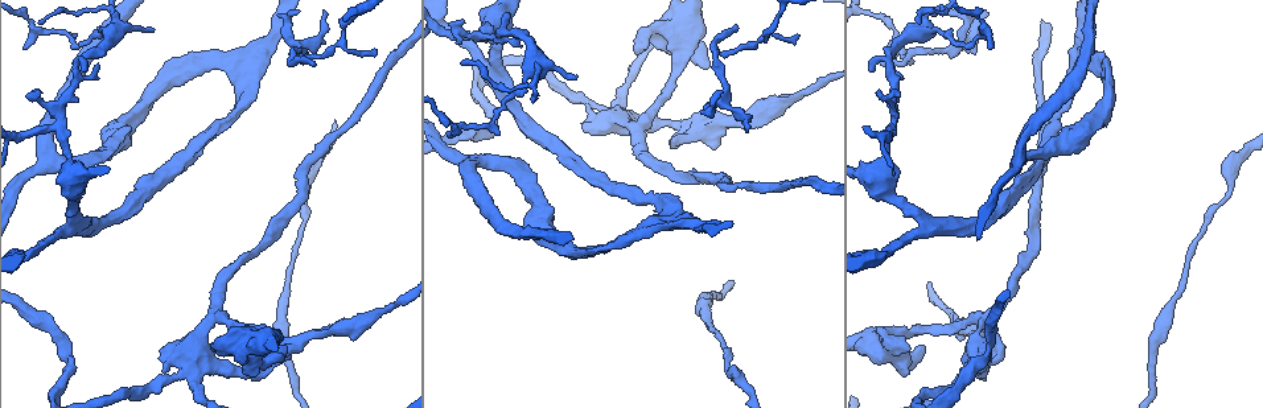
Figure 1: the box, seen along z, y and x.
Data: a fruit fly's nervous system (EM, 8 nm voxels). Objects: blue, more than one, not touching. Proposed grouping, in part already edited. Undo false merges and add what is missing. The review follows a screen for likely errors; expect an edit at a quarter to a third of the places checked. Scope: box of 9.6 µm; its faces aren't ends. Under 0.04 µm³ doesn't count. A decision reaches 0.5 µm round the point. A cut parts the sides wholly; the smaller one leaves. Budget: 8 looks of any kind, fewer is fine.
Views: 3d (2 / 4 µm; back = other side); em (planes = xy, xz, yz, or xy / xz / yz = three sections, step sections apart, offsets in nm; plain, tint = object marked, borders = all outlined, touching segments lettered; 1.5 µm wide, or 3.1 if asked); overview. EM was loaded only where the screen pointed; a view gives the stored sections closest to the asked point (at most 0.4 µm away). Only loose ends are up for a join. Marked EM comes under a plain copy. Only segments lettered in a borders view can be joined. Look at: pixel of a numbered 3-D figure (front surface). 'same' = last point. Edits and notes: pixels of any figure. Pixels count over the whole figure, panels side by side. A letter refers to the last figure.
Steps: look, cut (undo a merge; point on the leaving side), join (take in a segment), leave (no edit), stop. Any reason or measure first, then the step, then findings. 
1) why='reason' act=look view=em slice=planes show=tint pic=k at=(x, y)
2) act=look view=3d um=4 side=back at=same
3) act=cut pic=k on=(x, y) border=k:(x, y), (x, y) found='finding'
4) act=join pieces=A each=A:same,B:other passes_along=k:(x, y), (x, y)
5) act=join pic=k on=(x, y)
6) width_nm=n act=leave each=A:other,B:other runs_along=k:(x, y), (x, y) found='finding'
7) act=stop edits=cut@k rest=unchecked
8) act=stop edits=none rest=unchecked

why='thin end' act=look view=em slice=yz step=4 show=borders pic=1 at=(876, 92)

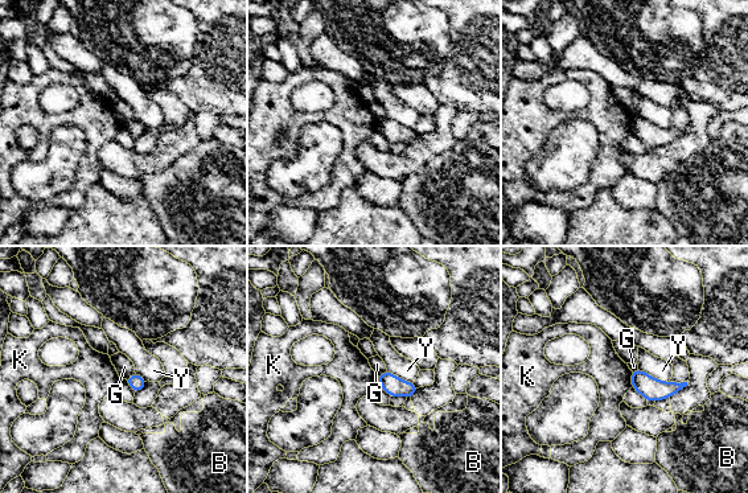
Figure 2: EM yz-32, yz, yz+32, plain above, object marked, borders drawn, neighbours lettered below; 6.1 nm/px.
why='cut it another way' act=look view=em slice=planes show=borders at=same

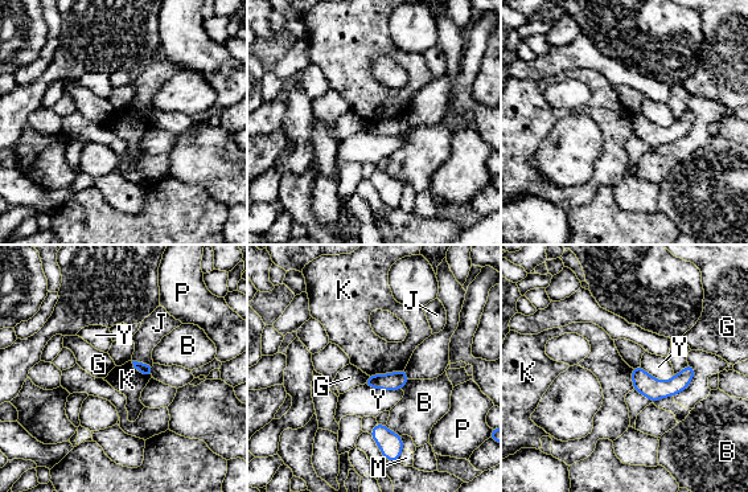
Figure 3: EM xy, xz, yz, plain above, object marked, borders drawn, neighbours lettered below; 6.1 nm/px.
act=leave each=B:other,G:other,J:other,K:other,M:other,P:other,Y:other runs_along=3:(635, 370), (650, 386), (690, 373) found='no lettered segment goes on from it'

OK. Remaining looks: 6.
why='free end' act=look view=em slice=xz step=8 show=borders pic=1 at=(992, 47)

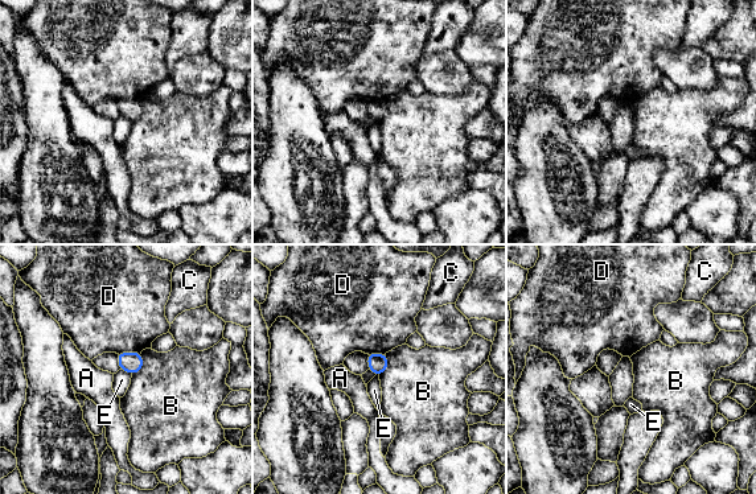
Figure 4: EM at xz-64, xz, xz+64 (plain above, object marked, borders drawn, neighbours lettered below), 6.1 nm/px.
why='cut it another way' act=look view=em slice=planes show=borders at=same

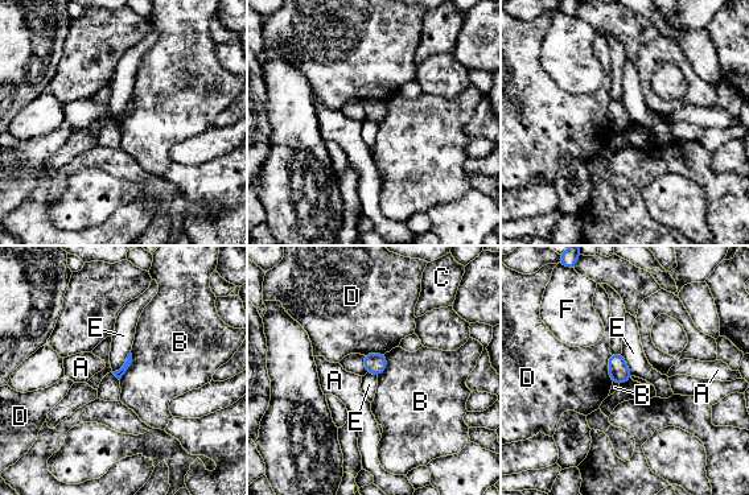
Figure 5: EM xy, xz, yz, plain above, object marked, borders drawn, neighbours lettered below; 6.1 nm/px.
act=leave each=A:other,B:other,C:other,D:other,E:other,F:other border=5:(130, 351), (126, 362), (112, 372) found='no lettered segment goes on from it'

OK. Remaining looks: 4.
why='branch stops here' act=look view=3d um=4 pic=1 at=(988, 12)

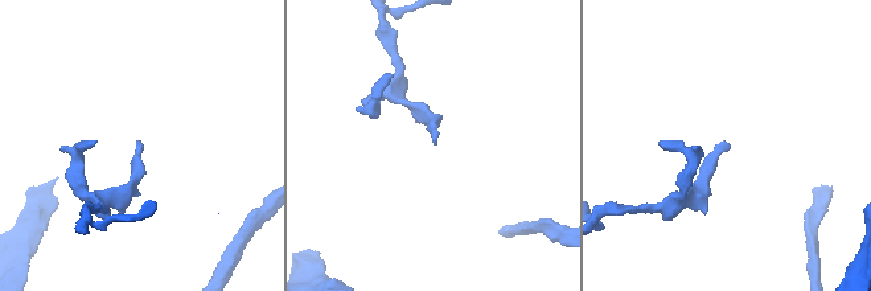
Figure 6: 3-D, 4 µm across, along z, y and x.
why='now the EM' act=look view=em slice=planes show=borders pic=6 at=(435, 142)

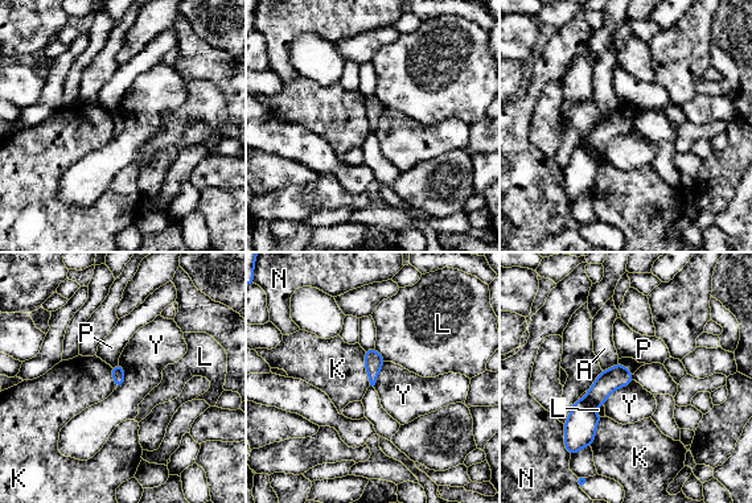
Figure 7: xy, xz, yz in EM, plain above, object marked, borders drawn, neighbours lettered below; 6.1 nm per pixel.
act=leave each=A:other,K:other,L:other,N:other,P:other,Y:other found='no lettered segment goes on from it'

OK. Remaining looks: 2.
act=stop edits=none rest=unchecked

